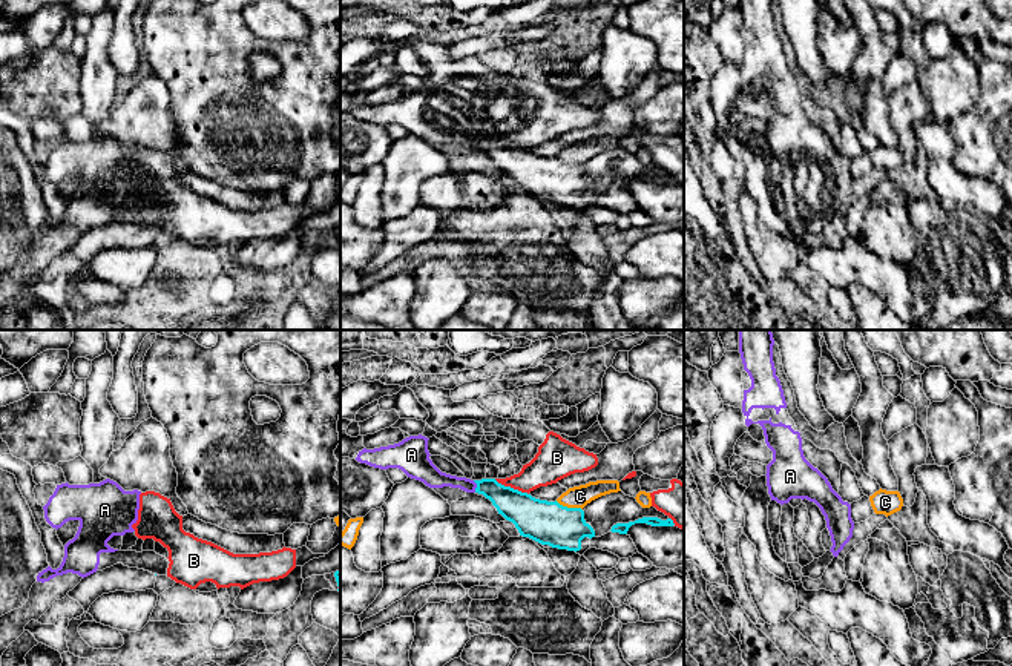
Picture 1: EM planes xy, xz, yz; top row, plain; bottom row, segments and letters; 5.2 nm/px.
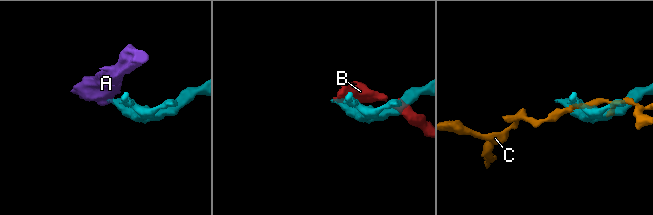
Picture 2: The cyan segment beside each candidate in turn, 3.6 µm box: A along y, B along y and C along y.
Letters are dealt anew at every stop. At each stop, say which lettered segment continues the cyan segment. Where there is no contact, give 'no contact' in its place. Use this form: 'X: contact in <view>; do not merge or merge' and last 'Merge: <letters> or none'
A: contact in xz; do not merge
B: contact in xz; do not merge
C: contact in xz; do not merge
Merge: none

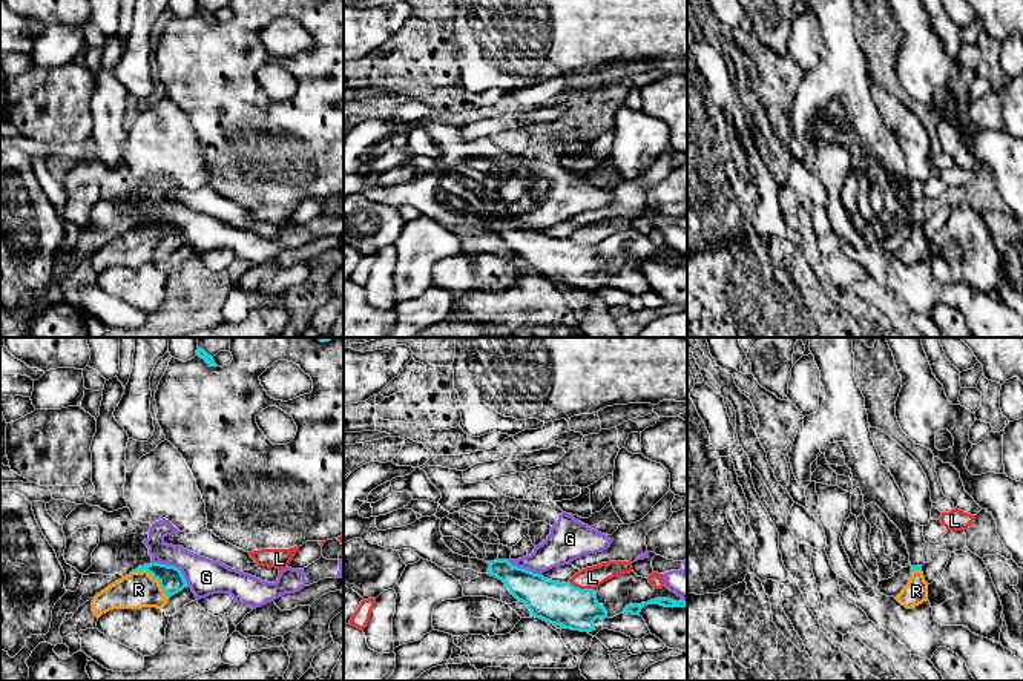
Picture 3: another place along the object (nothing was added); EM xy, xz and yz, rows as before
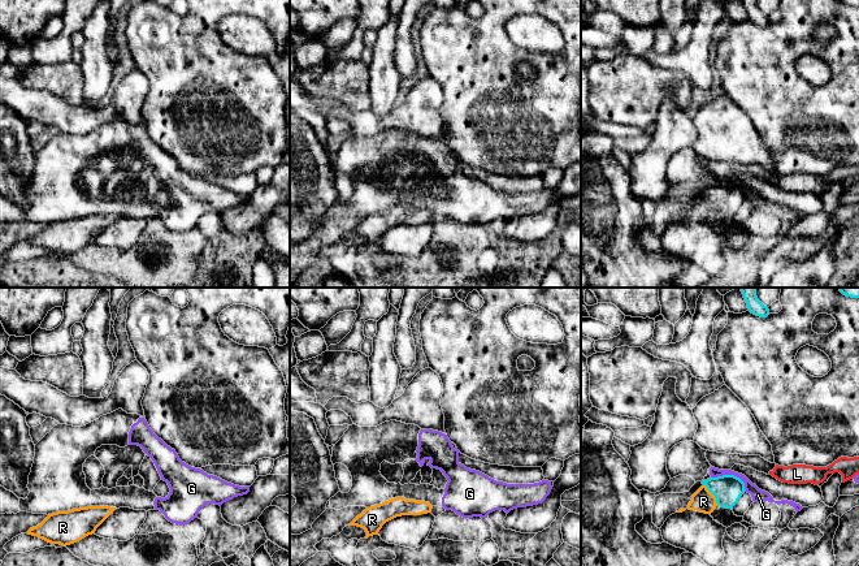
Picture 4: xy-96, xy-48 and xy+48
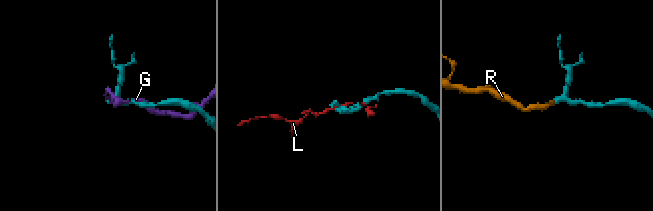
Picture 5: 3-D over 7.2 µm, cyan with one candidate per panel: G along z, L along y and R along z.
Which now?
G: contact in xy; do not merge
L: contact in xz; do not merge
R: contact in xy; merge
Merge: R

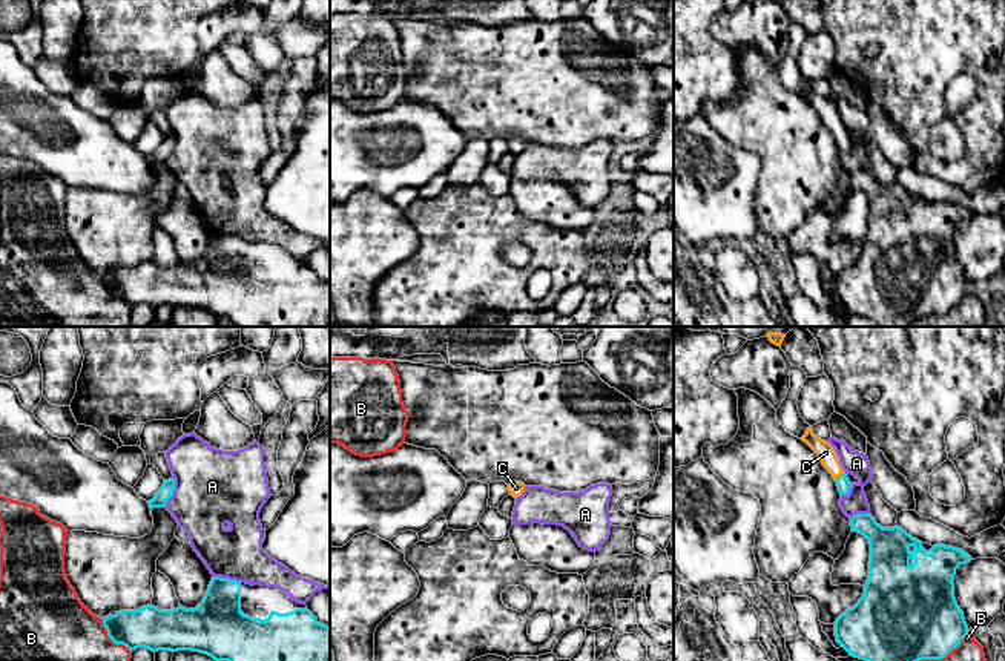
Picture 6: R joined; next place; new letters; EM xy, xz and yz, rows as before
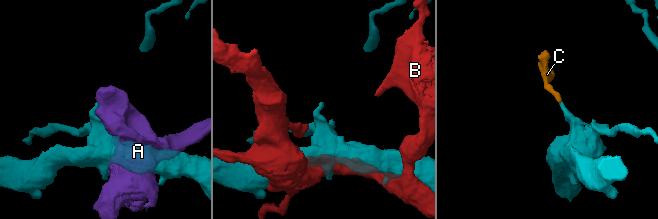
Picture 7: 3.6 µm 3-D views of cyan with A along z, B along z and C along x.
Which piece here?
A: contact in xy; do not merge
B: contact in xy; do not merge
C: contact in yz; merge
Merge: C

